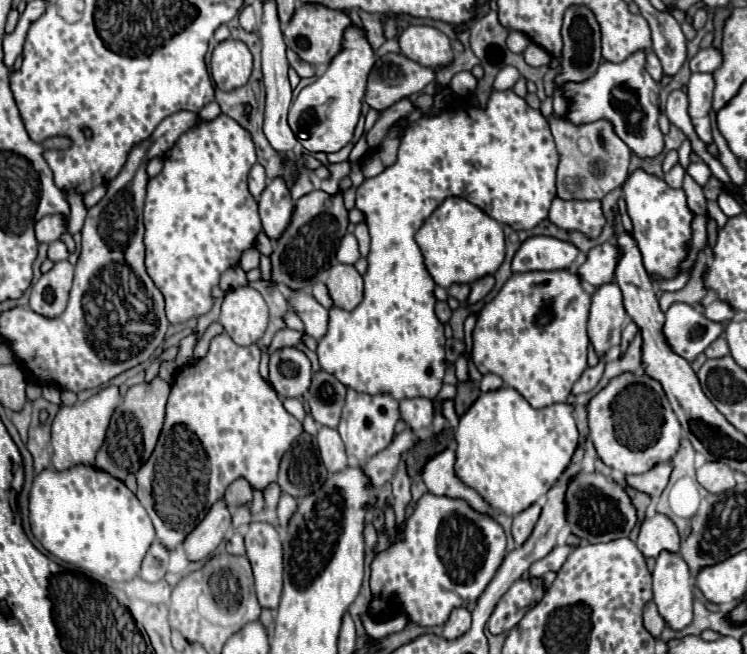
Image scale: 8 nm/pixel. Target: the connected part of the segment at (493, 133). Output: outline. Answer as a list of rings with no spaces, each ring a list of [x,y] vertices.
[[[507,89],[507,91],[491,91],[489,99],[487,99],[487,105],[481,107],[481,105],[473,105],[469,99],[463,99],[463,97],[457,97],[457,99],[449,99],[447,107],[439,113],[439,115],[423,115],[421,119],[409,123],[403,131],[403,137],[401,137],[401,145],[399,145],[399,151],[397,151],[397,161],[389,167],[385,167],[383,173],[371,177],[371,179],[365,179],[361,183],[361,187],[357,189],[357,209],[363,211],[365,215],[365,221],[367,221],[367,227],[369,227],[369,235],[371,235],[371,251],[369,251],[369,269],[367,273],[363,275],[363,281],[365,281],[365,295],[363,295],[363,301],[353,309],[353,311],[345,311],[345,309],[339,309],[339,307],[331,307],[329,309],[329,329],[327,333],[317,341],[317,357],[319,357],[319,365],[321,369],[325,369],[327,373],[335,375],[345,387],[349,389],[355,389],[355,391],[361,391],[361,393],[389,393],[393,395],[393,399],[401,401],[403,395],[407,399],[413,399],[413,397],[427,397],[427,399],[435,399],[441,385],[443,385],[443,375],[445,375],[445,335],[443,335],[443,323],[437,319],[433,307],[437,303],[435,295],[433,295],[433,279],[431,275],[427,273],[425,269],[425,263],[423,263],[423,255],[421,255],[421,249],[419,245],[415,243],[415,233],[417,229],[423,225],[423,221],[445,201],[445,197],[463,197],[463,199],[469,199],[473,205],[481,207],[481,211],[485,211],[489,217],[493,217],[495,221],[503,223],[503,225],[511,225],[513,229],[533,229],[537,223],[541,223],[547,213],[549,213],[549,207],[551,207],[551,201],[557,193],[557,187],[555,187],[555,177],[557,177],[557,149],[555,149],[555,143],[553,143],[553,135],[549,131],[549,121],[541,115],[539,109],[533,109],[525,103],[525,99],[517,97],[513,93],[513,89]]]

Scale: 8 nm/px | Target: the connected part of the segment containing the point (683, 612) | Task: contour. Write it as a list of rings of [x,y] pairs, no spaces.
[[[661,551],[653,571],[653,601],[671,629],[683,629],[693,621],[691,573],[679,553]]]

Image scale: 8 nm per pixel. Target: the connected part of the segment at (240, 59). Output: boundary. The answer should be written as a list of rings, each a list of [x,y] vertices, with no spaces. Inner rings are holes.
[[[227,39],[221,41],[211,55],[211,77],[221,91],[243,87],[251,75],[253,57],[245,43]]]

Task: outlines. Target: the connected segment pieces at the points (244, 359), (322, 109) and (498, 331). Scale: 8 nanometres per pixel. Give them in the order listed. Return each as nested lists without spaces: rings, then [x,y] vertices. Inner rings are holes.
[[[221,333],[211,341],[209,353],[183,367],[171,385],[165,425],[157,447],[137,471],[137,499],[147,509],[157,539],[169,551],[177,549],[185,541],[185,537],[207,515],[211,505],[223,497],[227,485],[237,477],[247,477],[247,481],[261,491],[265,485],[277,481],[283,453],[291,447],[295,437],[303,433],[303,425],[287,413],[273,387],[261,379],[259,359],[261,349],[257,345],[241,347],[227,333]]]
[[[353,25],[345,31],[343,51],[329,63],[327,73],[323,73],[315,83],[301,89],[297,99],[291,103],[289,127],[309,153],[335,153],[335,151],[343,149],[353,139],[353,131],[355,131],[355,125],[361,115],[365,83],[367,83],[373,63],[375,63],[375,53],[365,37],[365,31]],[[347,93],[357,93],[357,97],[355,99],[347,99],[347,97],[341,99],[341,95],[347,95]],[[333,103],[347,105],[347,113],[345,115],[341,115],[341,113],[329,115]]]
[[[569,269],[513,273],[503,289],[495,295],[495,299],[491,299],[477,317],[471,349],[473,363],[483,375],[499,375],[505,385],[519,391],[531,407],[541,409],[553,403],[563,403],[571,393],[573,383],[587,367],[589,305],[591,295],[585,291],[581,277],[577,273],[571,273]]]

